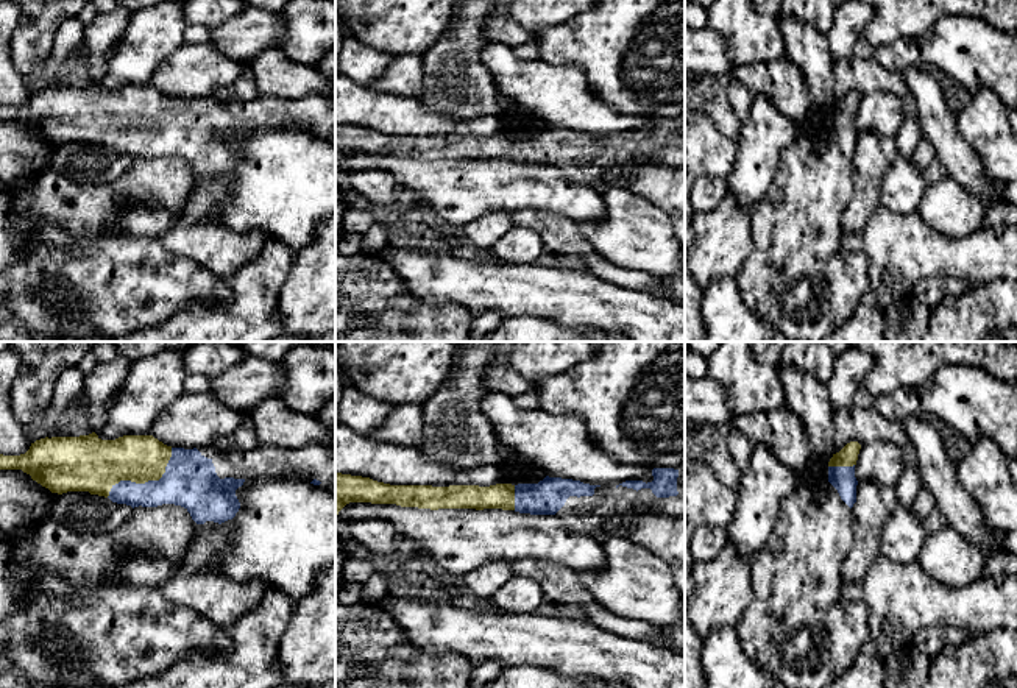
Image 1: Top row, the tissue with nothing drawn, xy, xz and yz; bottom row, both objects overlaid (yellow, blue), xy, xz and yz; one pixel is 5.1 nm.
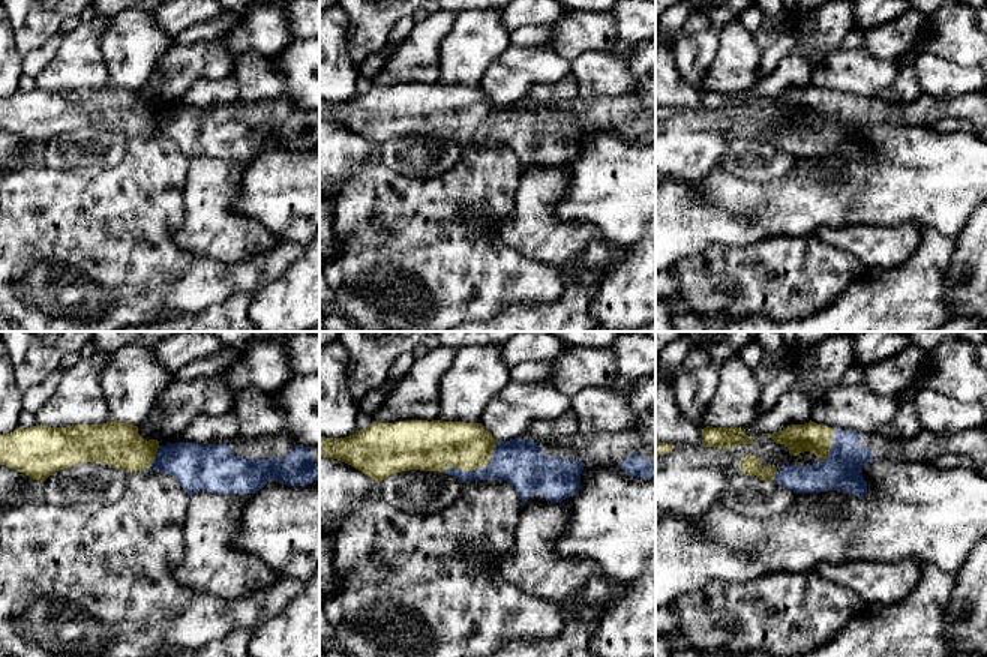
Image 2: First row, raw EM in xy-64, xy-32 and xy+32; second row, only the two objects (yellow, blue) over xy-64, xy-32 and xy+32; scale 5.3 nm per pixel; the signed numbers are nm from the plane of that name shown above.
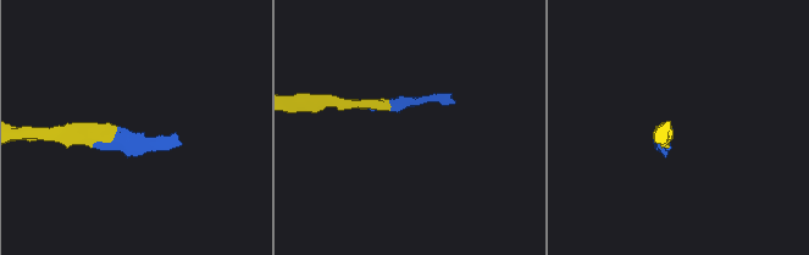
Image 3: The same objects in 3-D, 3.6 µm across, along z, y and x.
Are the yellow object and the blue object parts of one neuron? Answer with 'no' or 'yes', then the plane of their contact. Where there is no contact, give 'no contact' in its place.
yes | xy

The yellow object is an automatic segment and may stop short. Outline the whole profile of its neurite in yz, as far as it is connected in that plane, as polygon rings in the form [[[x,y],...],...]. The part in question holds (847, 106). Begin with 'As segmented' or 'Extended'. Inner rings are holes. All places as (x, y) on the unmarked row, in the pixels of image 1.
Extended. [[[847,94],[839,103],[833,105],[828,112],[828,133],[838,140],[841,150],[852,159],[856,153],[855,115],[861,95]]]

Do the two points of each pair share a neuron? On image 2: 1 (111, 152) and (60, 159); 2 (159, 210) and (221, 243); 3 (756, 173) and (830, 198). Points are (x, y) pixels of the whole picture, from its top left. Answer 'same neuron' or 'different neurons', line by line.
1: same neuron
2: different neurons
3: different neurons

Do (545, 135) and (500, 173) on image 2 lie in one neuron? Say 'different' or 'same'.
different

